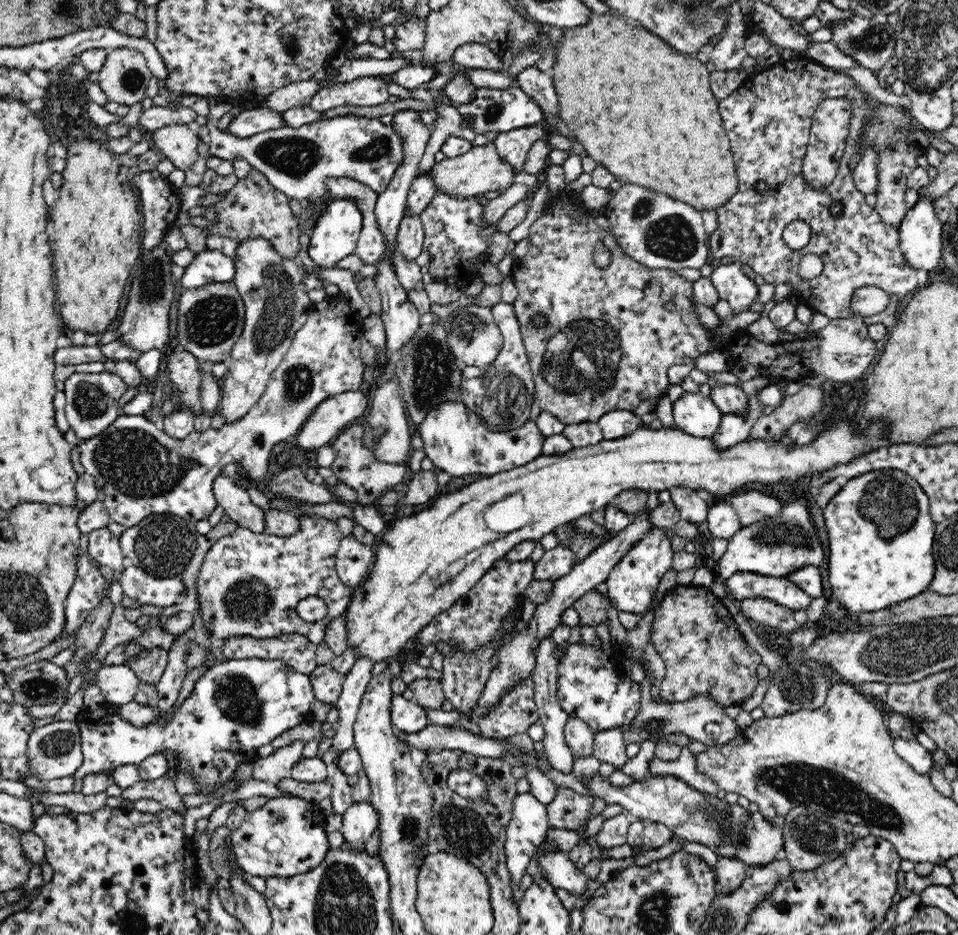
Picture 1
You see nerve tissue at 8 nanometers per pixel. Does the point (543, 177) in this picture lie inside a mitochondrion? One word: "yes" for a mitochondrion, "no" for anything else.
no

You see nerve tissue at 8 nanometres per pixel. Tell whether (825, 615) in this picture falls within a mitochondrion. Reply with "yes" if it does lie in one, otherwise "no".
no

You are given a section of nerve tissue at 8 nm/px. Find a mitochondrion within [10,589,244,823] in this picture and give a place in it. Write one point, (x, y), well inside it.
(56, 746)

